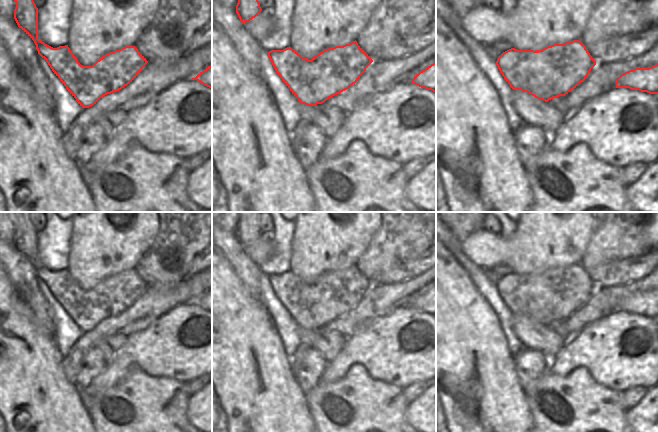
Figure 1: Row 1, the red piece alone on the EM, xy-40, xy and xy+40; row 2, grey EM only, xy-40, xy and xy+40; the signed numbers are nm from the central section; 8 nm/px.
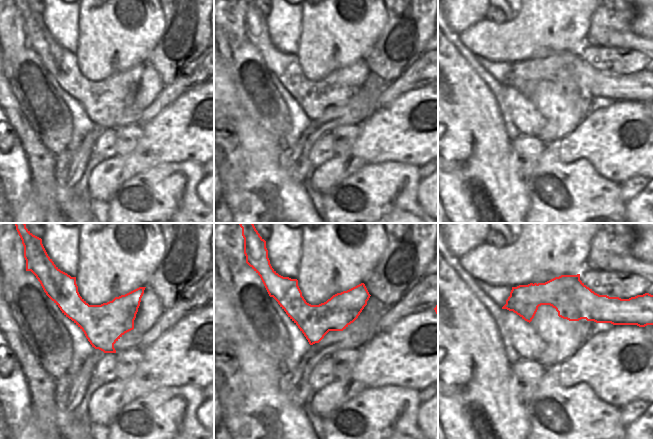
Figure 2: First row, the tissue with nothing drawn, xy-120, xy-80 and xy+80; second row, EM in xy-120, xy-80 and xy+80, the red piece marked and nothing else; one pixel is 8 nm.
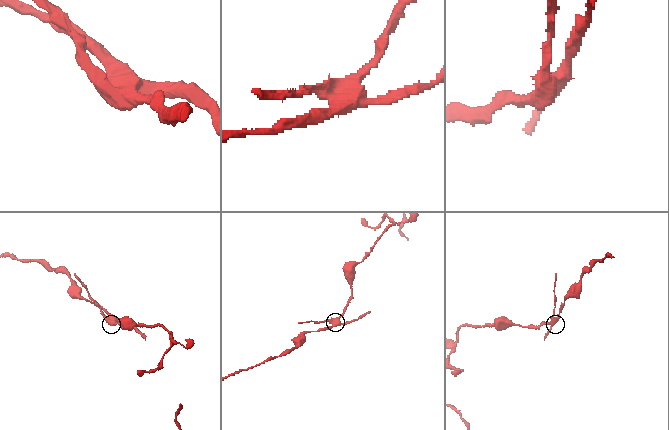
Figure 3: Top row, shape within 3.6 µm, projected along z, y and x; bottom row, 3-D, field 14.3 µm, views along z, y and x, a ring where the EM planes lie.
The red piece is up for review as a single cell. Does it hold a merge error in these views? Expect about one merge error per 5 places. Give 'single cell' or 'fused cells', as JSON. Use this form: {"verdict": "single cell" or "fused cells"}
{"verdict": "fused cells"}

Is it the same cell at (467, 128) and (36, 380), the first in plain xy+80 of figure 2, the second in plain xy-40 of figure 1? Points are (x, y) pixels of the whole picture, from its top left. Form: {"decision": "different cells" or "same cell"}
{"decision": "same cell"}

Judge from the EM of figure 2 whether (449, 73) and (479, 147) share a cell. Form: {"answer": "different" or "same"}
{"answer": "same"}

